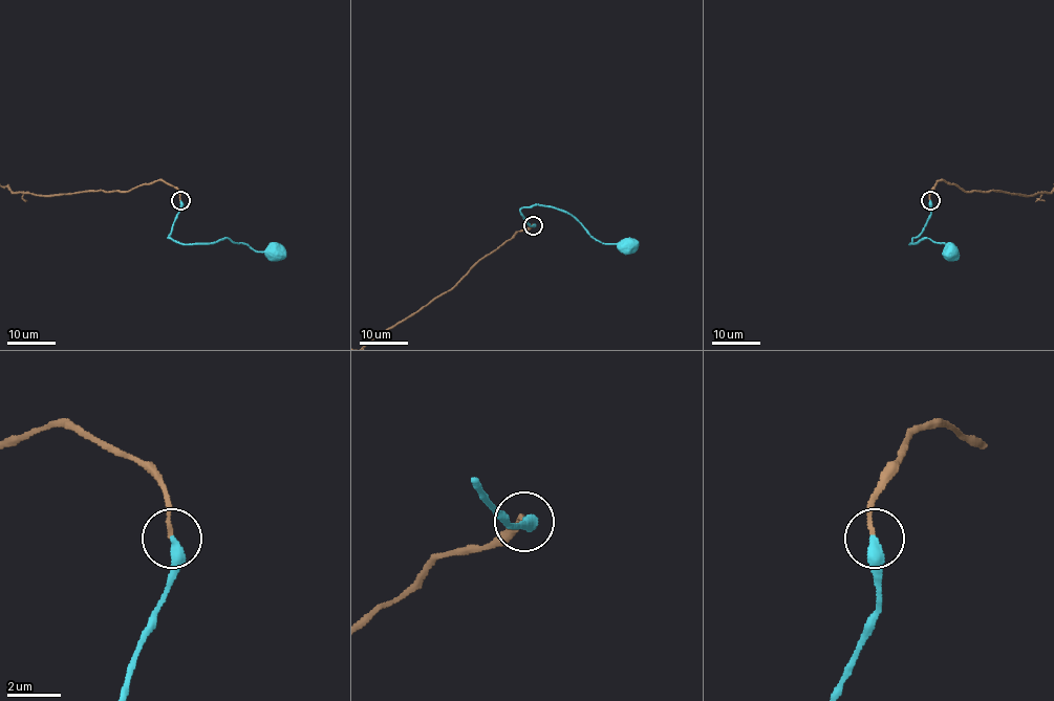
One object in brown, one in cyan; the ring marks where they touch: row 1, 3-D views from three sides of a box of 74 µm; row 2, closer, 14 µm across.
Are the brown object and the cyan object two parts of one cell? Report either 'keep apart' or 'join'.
join

